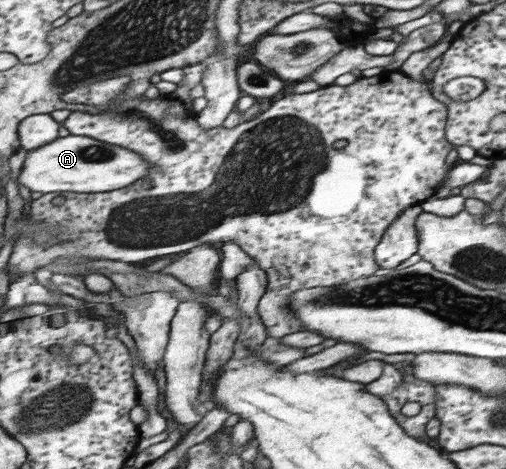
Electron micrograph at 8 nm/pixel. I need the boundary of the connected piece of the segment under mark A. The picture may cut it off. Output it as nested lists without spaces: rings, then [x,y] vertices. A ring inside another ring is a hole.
[[[68,135],[57,138],[50,144],[45,144],[27,152],[21,169],[21,184],[31,192],[42,194],[61,192],[102,193],[125,188],[145,177],[151,169],[151,164],[137,152],[108,144],[89,136]]]

